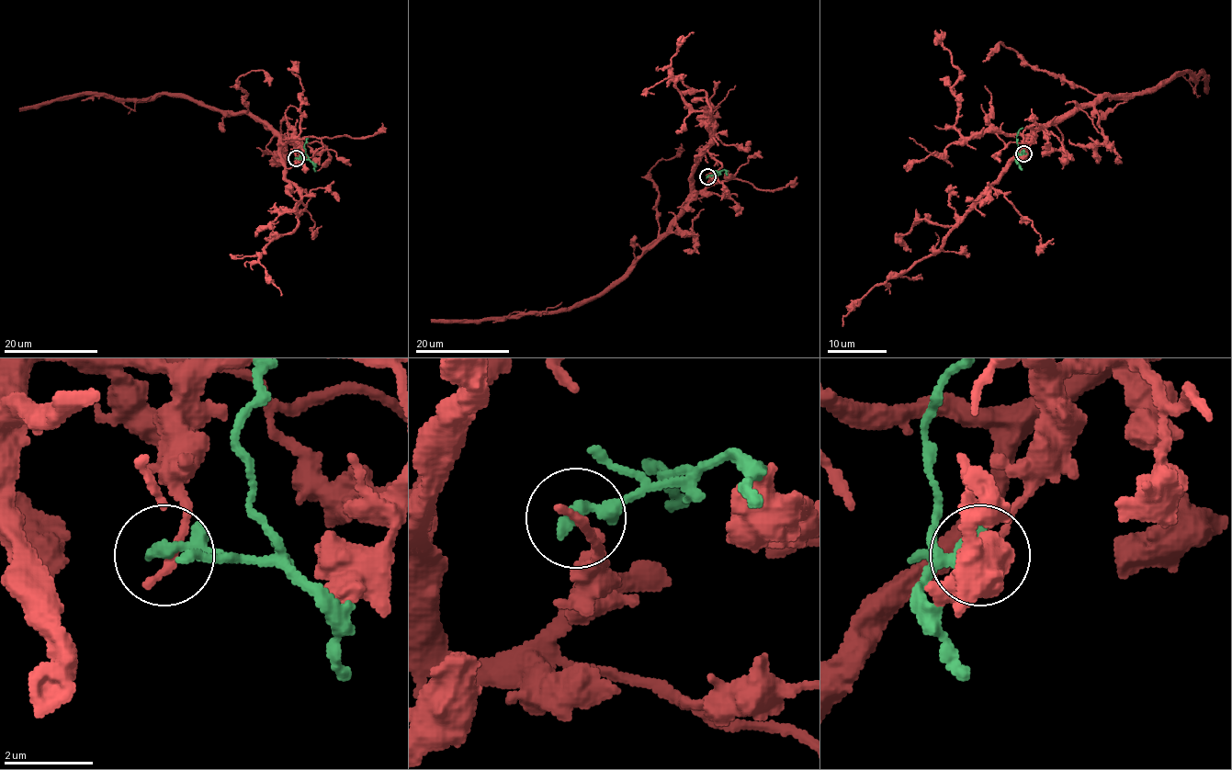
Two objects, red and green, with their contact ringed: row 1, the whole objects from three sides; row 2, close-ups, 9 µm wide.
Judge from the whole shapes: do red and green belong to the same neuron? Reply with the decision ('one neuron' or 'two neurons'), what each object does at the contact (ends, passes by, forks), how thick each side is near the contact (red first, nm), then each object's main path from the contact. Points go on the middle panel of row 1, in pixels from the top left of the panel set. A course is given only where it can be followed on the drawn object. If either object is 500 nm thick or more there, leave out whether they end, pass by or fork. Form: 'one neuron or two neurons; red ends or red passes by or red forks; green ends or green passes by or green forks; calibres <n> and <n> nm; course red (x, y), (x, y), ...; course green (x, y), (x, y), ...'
two neurons; red ends; green ends; calibres 200 and 360 nm; course red (707, 176), (710, 182), (685, 211), (597, 295), (563, 310), (496, 319), (430, 319); course green (707, 176), (719, 172), (716, 171), (719, 175)

